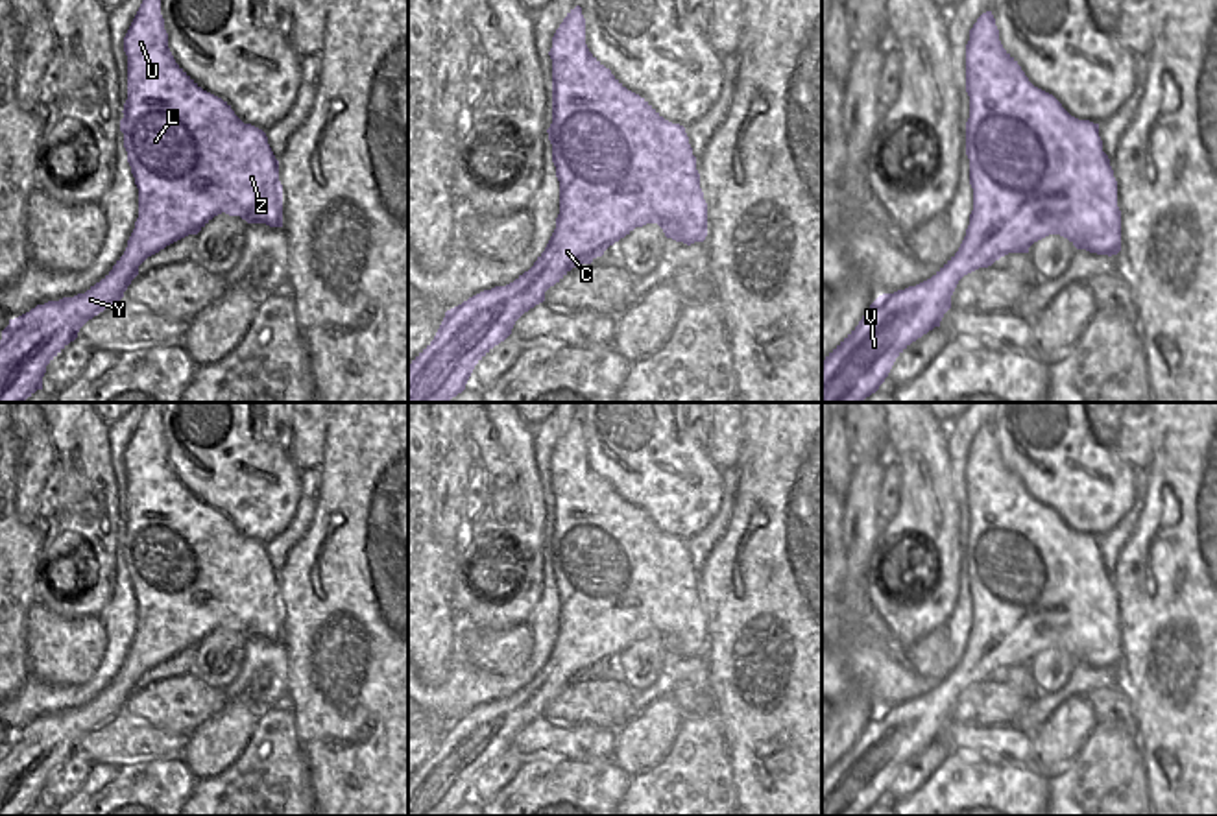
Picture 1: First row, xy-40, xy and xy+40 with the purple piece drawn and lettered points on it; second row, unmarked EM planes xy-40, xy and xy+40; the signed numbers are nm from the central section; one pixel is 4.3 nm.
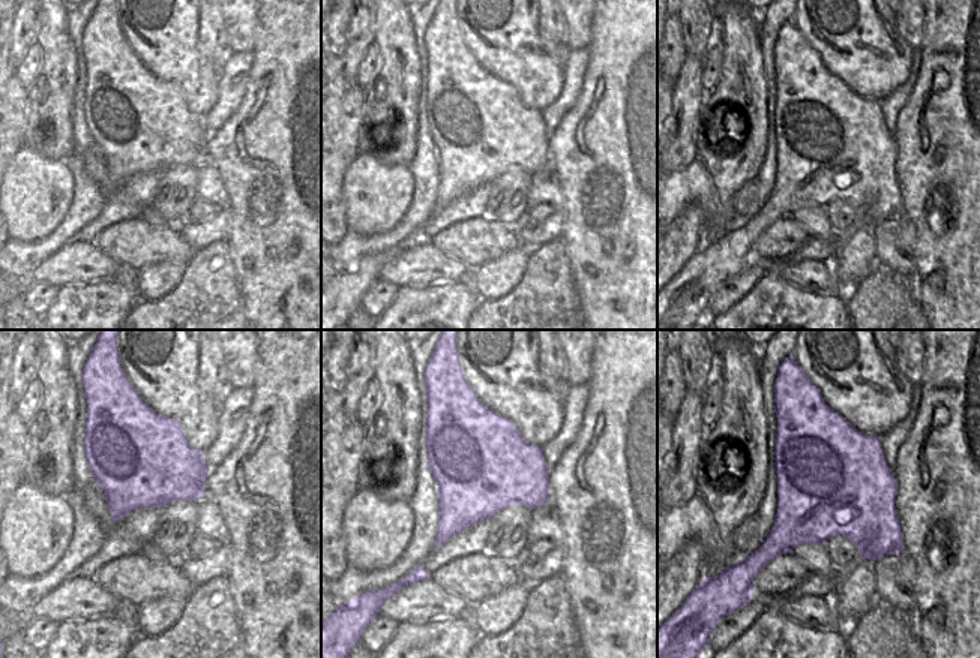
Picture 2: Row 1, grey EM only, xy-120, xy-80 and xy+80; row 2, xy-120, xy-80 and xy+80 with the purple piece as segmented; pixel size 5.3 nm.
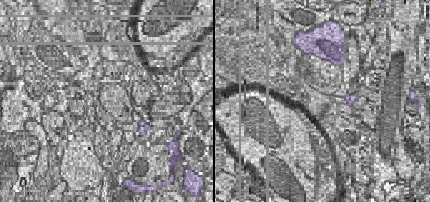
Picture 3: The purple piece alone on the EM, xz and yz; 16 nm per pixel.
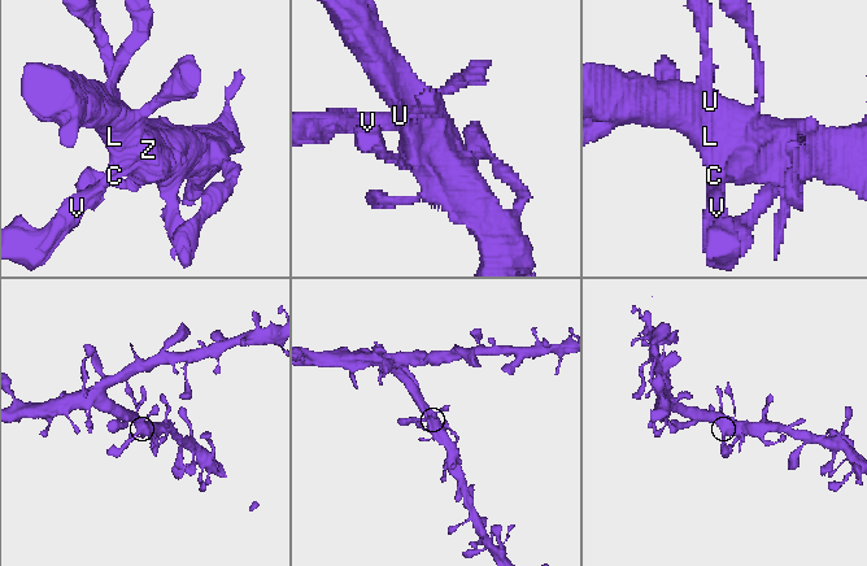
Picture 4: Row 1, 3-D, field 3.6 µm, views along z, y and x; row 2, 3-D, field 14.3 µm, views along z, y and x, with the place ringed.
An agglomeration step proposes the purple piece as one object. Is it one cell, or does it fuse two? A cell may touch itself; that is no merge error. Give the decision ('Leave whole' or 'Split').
Leave whole

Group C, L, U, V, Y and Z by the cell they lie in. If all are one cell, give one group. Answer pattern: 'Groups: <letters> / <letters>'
Groups: C L U V Y Z

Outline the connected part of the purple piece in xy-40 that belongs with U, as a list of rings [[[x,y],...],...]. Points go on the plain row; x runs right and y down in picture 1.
[[[146,402],[124,450],[127,513],[120,545],[139,602],[135,642],[113,683],[85,707],[9,733],[0,753],[0,816],[24,816],[42,803],[46,779],[89,733],[124,711],[148,670],[198,648],[222,626],[283,641],[279,574],[266,546],[244,537],[175,476],[161,406]]]

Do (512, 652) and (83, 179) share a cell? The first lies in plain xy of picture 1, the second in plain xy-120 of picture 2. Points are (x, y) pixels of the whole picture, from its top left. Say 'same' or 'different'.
different

